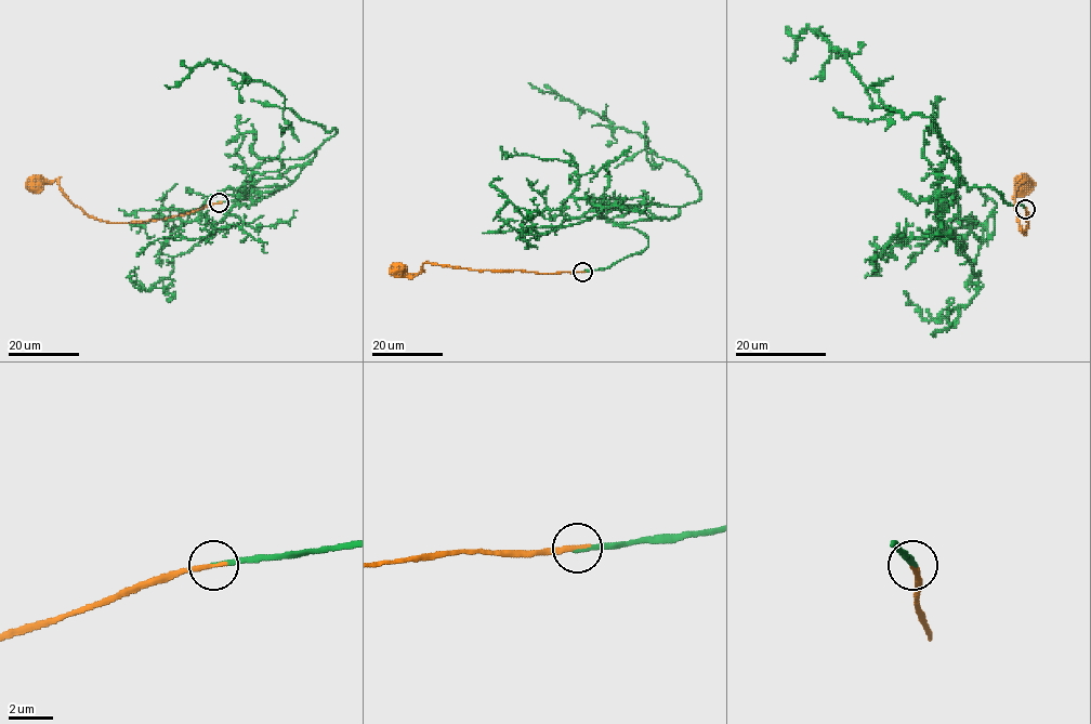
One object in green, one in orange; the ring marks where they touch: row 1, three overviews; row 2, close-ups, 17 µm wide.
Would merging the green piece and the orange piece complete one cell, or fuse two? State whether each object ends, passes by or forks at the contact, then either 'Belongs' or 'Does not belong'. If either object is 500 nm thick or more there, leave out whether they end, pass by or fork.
At the ring green ends. At the ring orange ends. Belongs

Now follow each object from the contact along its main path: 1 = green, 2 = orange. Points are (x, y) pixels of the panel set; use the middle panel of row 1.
1: (581, 271), (607, 268), (647, 246), (643, 233), (614, 224), (674, 219), (700, 191), (648, 140), (528, 83)
2: (581, 271), (547, 274), (471, 271), (424, 262), (415, 274), (404, 274), (398, 268)

